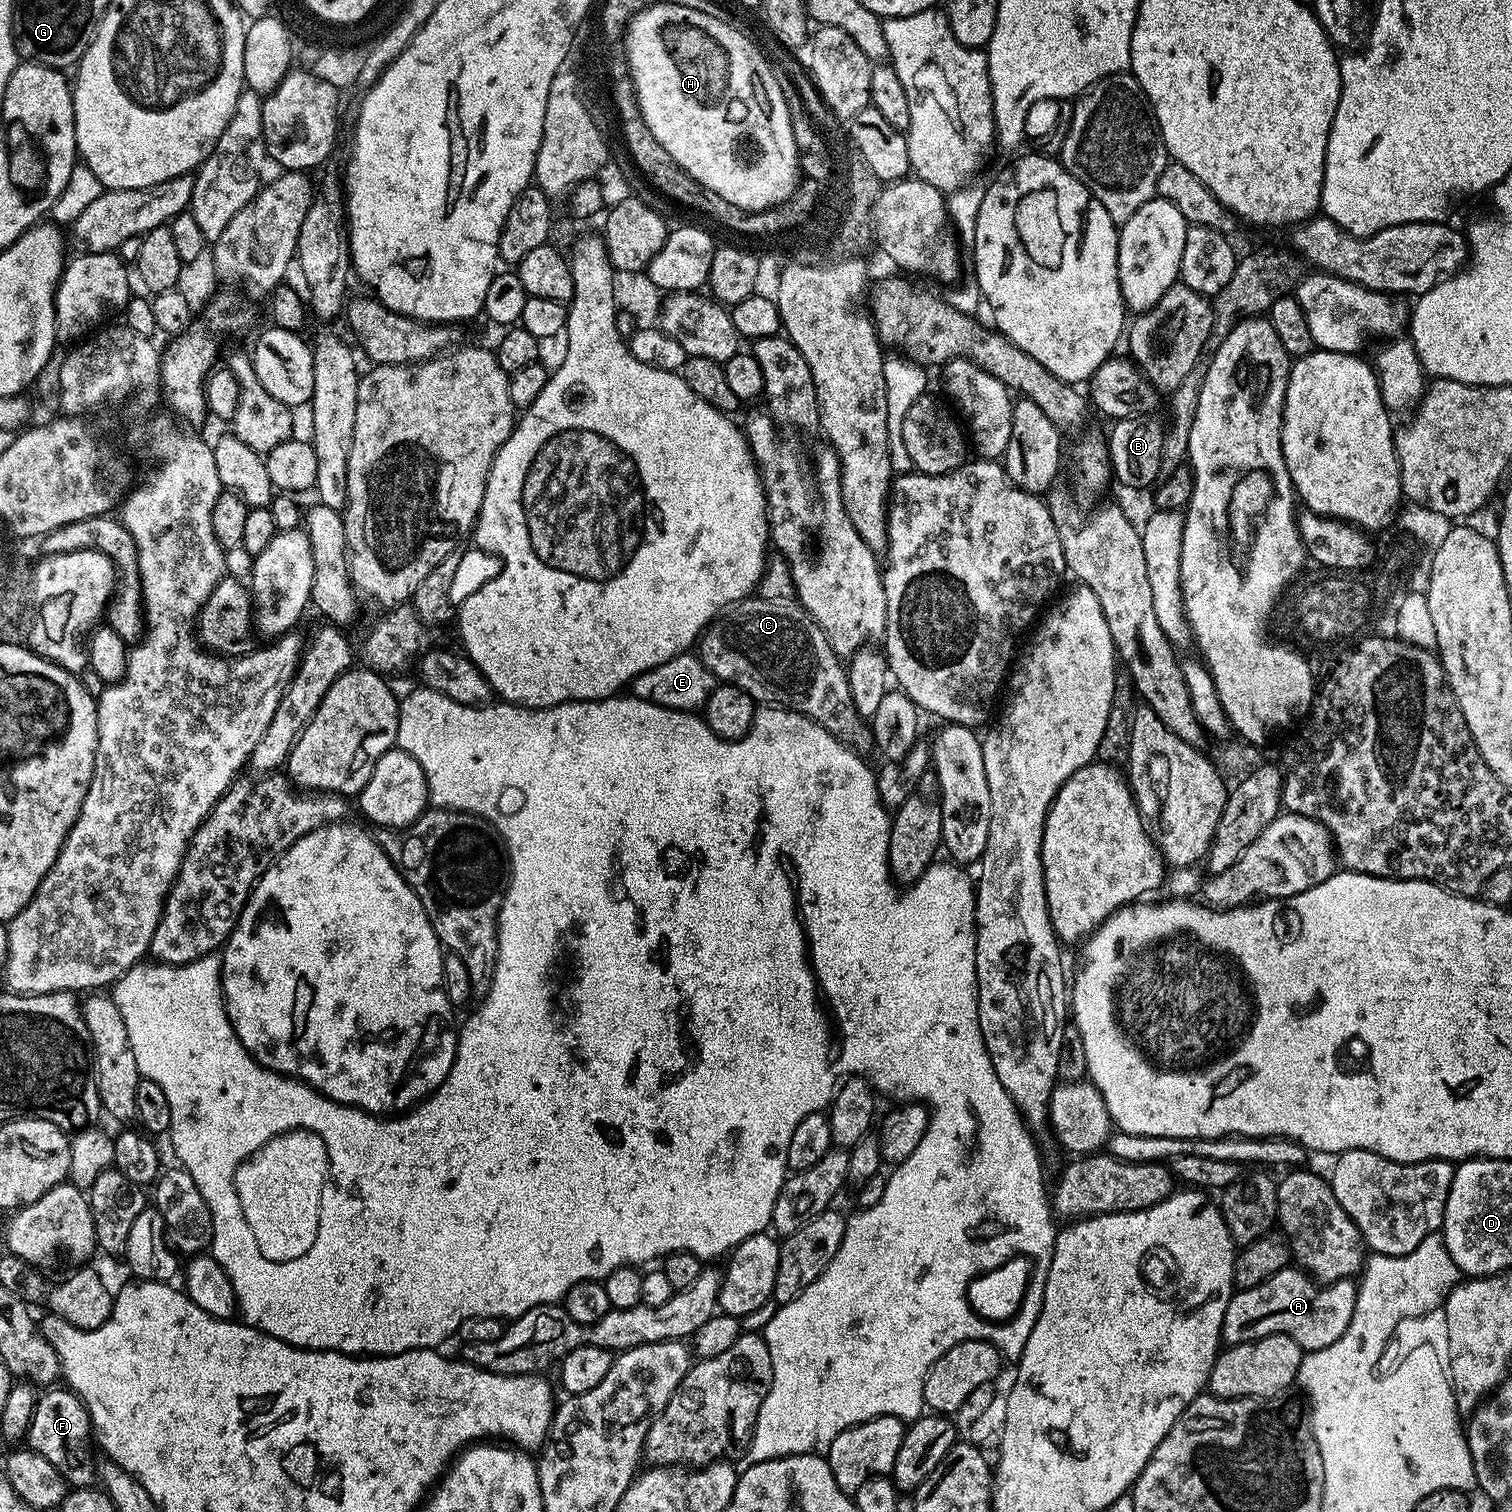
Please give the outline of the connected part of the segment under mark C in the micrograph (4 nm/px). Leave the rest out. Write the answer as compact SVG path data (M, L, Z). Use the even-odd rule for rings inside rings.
M749 598L740 600L737 604L733 604L721 611L716 617L709 622L707 628L700 633L698 641L698 657L704 664L706 670L712 672L717 681L733 684L742 690L746 690L746 694L750 694L752 699L764 706L775 706L777 708L787 708L794 712L800 712L804 716L810 717L814 723L822 725L827 732L836 740L841 740L843 744L848 745L853 752L857 754L868 754L872 752L874 745L872 741L872 731L869 728L869 721L865 717L858 714L858 710L854 710L854 702L850 698L850 686L848 685L848 674L845 665L842 663L841 657L836 655L836 651L830 646L830 642L811 616L800 607L799 603L792 600L783 600L782 602L770 602L759 598Z

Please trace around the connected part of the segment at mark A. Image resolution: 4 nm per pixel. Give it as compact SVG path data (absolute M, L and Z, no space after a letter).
M1286 1267L1258 1286L1233 1291L1222 1318L1220 1339L1231 1346L1284 1332L1305 1352L1322 1350L1322 1346L1330 1346L1330 1342L1338 1342L1346 1334L1354 1314L1356 1290L1351 1279L1321 1286L1299 1267Z

